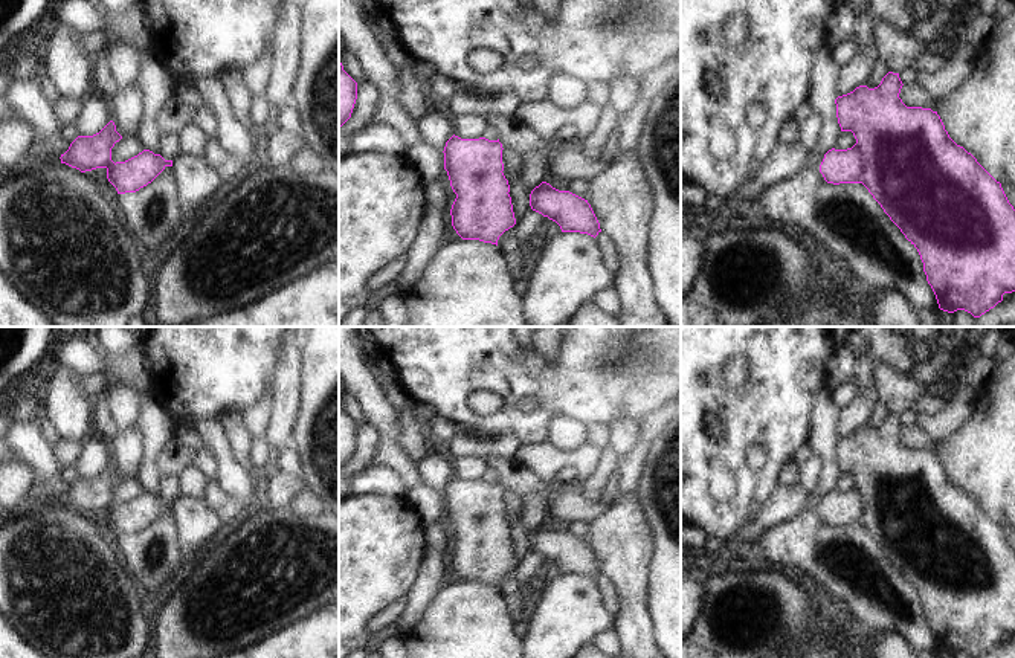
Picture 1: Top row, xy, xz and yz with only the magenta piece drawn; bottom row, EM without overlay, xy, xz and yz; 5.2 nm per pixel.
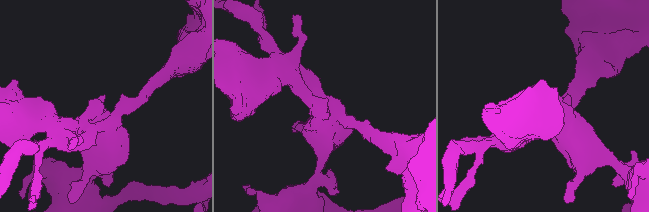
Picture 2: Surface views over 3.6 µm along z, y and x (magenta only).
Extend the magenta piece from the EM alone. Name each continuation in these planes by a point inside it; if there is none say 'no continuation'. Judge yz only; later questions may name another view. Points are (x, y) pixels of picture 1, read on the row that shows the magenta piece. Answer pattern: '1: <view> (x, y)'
no continuation

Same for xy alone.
no continuation

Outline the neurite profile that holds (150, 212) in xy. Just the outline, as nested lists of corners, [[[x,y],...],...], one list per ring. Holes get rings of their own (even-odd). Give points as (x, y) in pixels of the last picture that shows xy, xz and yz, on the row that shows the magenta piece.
[[[172,166],[165,169],[136,192],[118,194],[116,198],[128,229],[145,247],[154,247],[180,221],[182,209]]]

